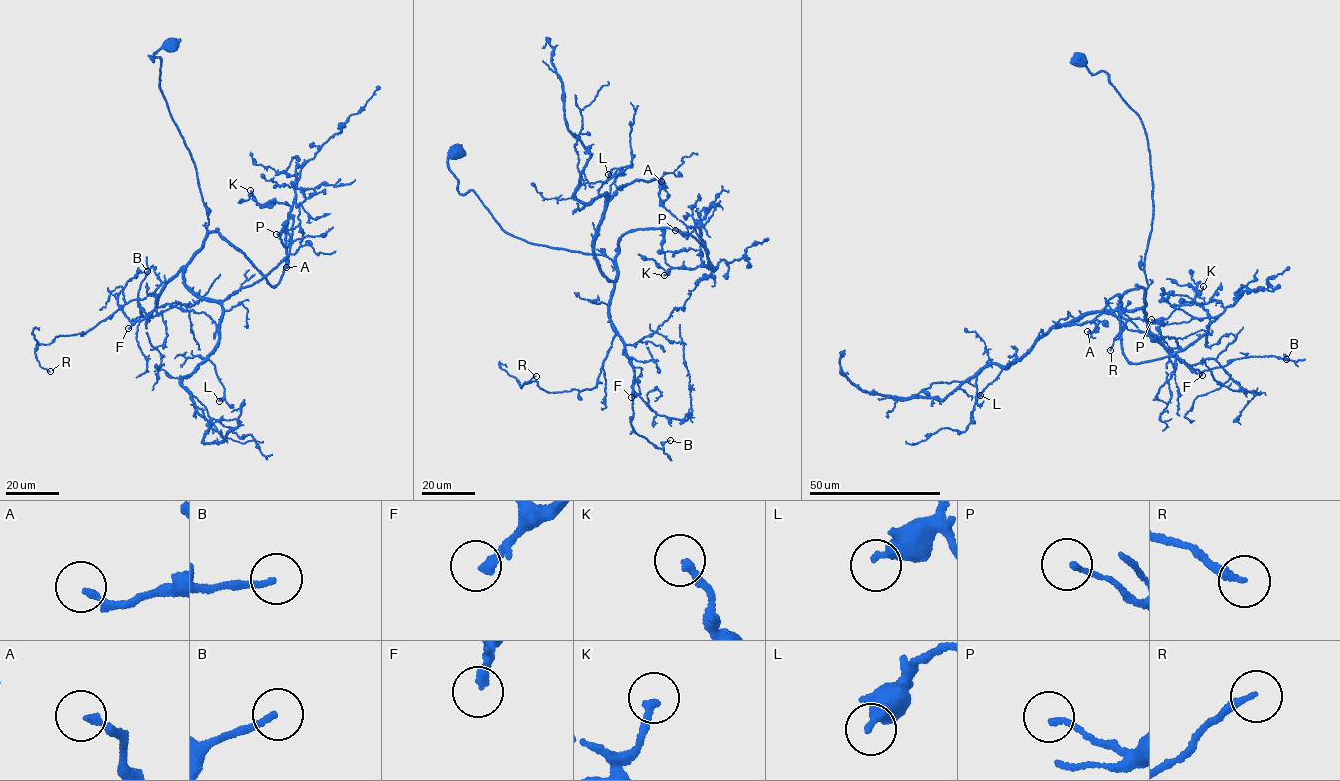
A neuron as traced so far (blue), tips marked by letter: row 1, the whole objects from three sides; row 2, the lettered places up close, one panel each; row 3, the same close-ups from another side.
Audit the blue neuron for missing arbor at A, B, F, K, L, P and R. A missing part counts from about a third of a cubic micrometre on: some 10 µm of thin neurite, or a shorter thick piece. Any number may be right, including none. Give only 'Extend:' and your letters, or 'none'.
Extend: B, K

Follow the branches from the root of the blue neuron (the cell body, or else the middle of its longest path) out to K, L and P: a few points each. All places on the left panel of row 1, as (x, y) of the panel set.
K: (172, 44), (148, 55), (160, 58), (207, 233), (276, 285), (290, 207), (259, 205), (250, 190)
L: (172, 44), (148, 55), (206, 209), (182, 276), (223, 310), (208, 357), (219, 401)
P: (172, 44), (148, 55), (160, 58), (207, 233), (272, 286), (295, 198), (301, 221), (276, 234)

